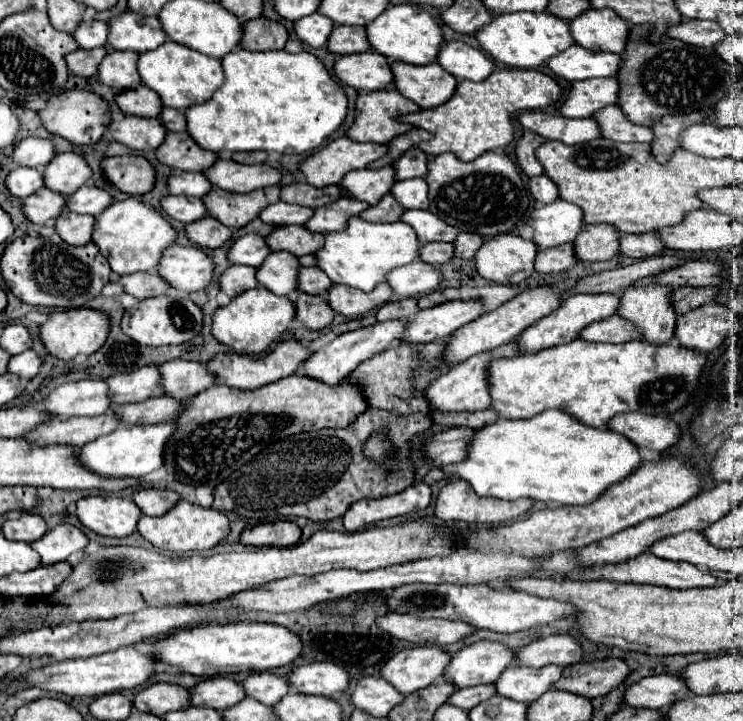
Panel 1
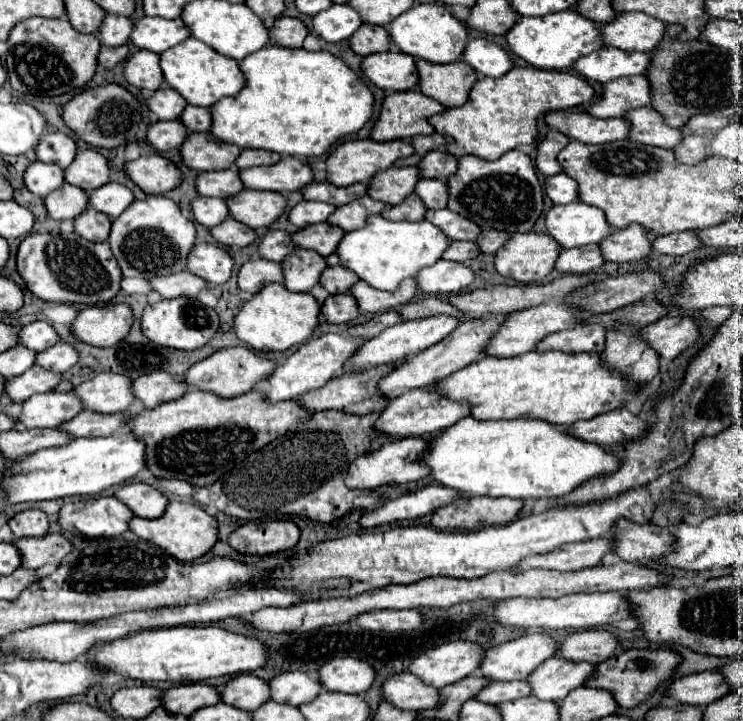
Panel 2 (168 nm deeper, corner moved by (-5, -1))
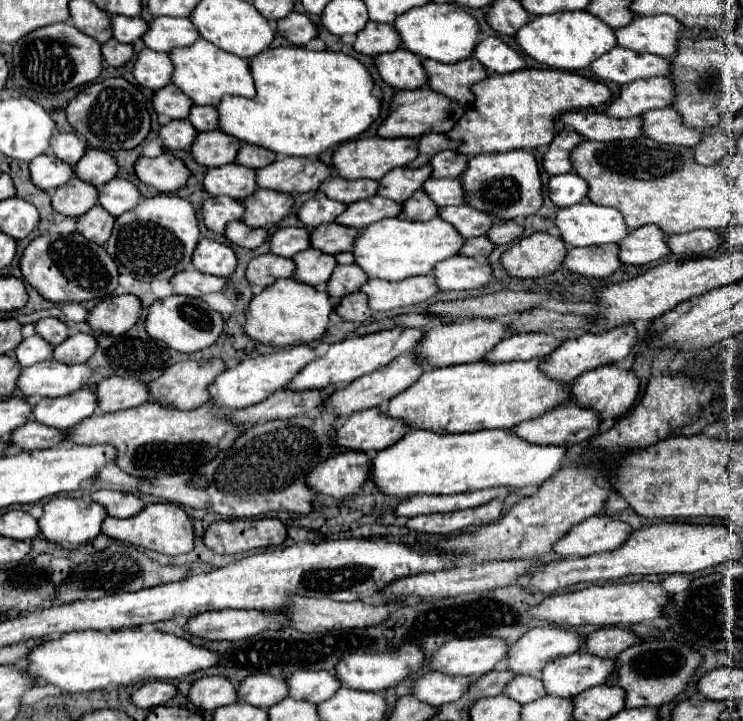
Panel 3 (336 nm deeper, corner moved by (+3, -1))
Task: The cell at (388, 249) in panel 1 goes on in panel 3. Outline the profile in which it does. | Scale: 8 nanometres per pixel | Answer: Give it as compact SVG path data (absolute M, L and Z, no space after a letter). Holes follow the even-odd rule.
M384 218L362 230L360 238L356 238L356 246L352 252L356 256L356 264L366 270L370 278L384 278L396 282L410 276L432 274L438 262L460 254L462 246L464 238L460 238L458 230L442 218L432 218L426 222Z

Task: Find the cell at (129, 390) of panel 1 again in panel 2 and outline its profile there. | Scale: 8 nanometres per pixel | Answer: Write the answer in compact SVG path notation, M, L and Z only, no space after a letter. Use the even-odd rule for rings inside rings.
M102 372L92 380L76 386L74 392L84 402L84 408L104 414L124 412L136 400L132 392L132 378L114 372Z

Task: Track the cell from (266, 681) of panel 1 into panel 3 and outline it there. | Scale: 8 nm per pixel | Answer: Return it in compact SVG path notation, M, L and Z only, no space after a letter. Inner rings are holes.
M308 670L292 674L292 678L288 678L288 684L292 698L308 700L312 704L320 704L326 698L332 698L336 690L342 686L336 674L328 670Z

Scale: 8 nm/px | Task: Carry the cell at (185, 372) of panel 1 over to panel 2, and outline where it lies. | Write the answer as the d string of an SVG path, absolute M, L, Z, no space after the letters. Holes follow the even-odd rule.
M156 370L134 380L134 394L146 408L156 408L164 402L178 400L186 390L188 384L182 378L176 378L164 370Z

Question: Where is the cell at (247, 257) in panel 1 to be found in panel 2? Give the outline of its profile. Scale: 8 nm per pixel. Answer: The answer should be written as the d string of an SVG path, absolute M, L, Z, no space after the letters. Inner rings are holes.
M268 230L258 242L258 254L272 262L282 262L294 250L290 234L282 230Z

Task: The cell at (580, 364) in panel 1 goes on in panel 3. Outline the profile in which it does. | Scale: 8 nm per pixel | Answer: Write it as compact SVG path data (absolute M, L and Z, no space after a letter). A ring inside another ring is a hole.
M538 358L536 360L528 360L528 362L500 362L500 364L488 364L488 362L470 362L470 364L454 364L454 366L446 366L446 368L434 368L434 370L426 370L422 372L422 376L410 384L406 390L402 390L400 394L396 394L390 402L388 402L388 408L386 408L386 414L390 418L396 418L396 420L404 420L406 426L410 430L418 428L418 430L430 430L430 432L436 432L436 434L458 434L458 432L478 432L478 430L484 430L484 428L512 428L528 418L534 418L534 416L540 416L540 412L544 410L550 410L550 408L556 408L560 406L562 402L568 402L568 392L564 386L560 386L560 382L548 382L548 378L544 378L544 374L540 374L540 370L536 370L538 366Z

